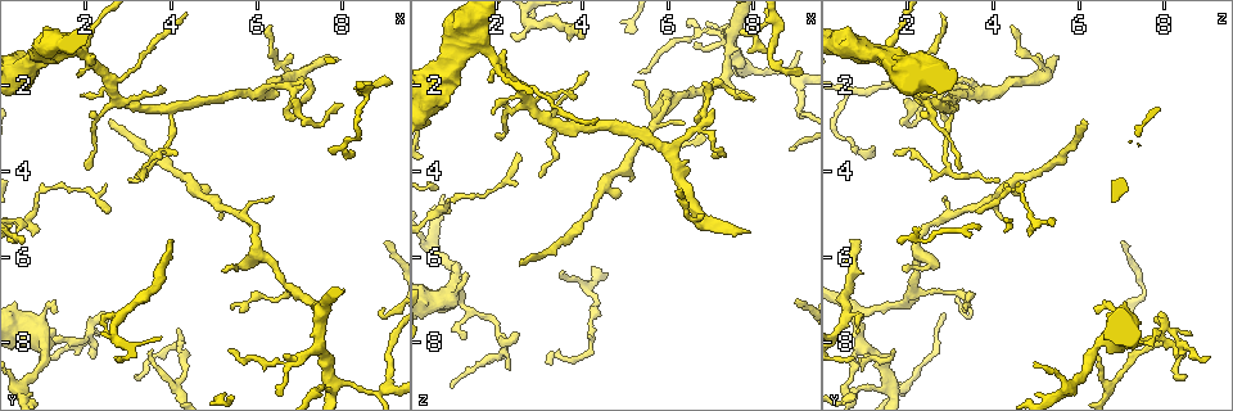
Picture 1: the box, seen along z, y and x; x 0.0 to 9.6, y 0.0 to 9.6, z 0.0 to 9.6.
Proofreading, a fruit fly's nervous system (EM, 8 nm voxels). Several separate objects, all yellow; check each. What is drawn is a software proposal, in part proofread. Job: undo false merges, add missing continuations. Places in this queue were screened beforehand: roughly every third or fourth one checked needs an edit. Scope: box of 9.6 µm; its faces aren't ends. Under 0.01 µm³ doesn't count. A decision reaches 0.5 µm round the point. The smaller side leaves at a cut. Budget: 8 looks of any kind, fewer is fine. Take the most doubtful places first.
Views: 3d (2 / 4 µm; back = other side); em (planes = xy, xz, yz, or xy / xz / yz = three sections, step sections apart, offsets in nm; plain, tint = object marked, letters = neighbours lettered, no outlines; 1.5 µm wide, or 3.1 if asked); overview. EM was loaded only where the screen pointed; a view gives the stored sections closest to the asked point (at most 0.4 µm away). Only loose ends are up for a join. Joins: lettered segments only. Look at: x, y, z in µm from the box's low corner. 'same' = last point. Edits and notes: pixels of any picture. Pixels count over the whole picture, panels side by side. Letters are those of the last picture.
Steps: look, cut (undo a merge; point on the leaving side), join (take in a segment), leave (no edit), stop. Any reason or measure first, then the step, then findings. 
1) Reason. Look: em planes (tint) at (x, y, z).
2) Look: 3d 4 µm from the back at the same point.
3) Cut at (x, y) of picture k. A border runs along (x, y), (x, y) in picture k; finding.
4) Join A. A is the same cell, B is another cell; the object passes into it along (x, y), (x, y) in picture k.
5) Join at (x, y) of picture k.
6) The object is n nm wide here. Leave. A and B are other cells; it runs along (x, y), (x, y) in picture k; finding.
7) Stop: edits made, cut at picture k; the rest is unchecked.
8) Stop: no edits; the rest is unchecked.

Free end. Look: 3d 4 µm at (7.90, 1.40, 5.45).

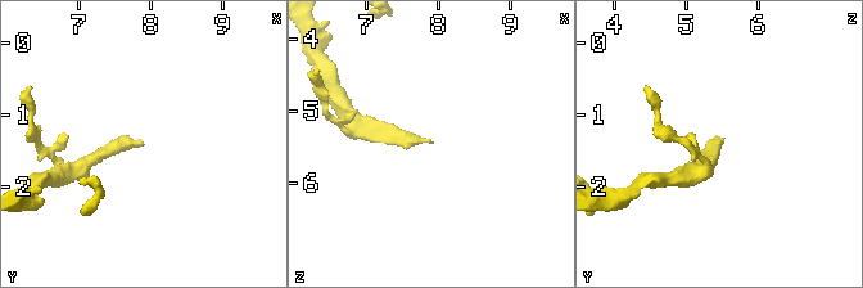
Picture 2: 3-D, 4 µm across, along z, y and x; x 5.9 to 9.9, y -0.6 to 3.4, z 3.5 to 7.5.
Look: em planes (letters) at (7.95, 1.40, 5.45).

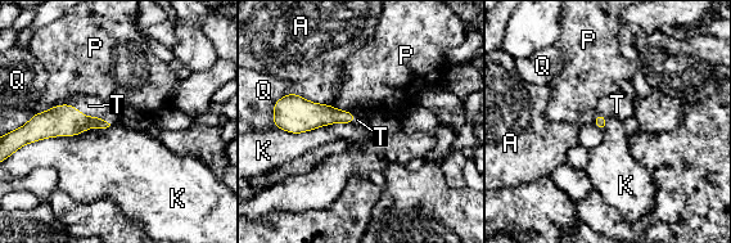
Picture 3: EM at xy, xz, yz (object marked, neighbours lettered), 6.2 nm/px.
Join T. T is the same cell, A, K, P and Q are other cells; the object passes into it along (64, 120), (91, 117), (89, 106) in picture 3; it goes on there.

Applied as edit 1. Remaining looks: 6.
Branch stops here. Look: 3d 4 µm at (1.90, 2.20, 2.60).

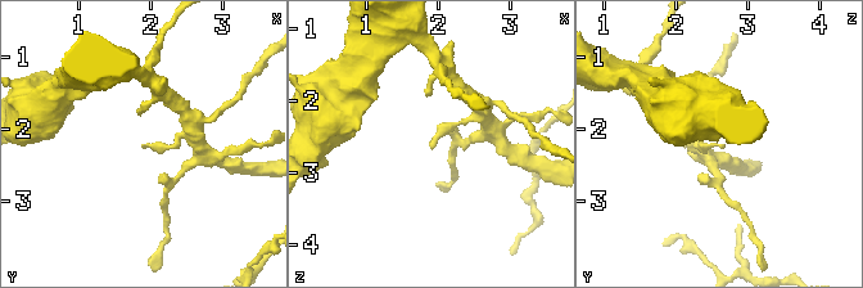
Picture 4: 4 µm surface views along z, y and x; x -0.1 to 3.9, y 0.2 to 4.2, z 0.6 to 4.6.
Look: em planes (plain) at (1.90, 2.25, 2.65).

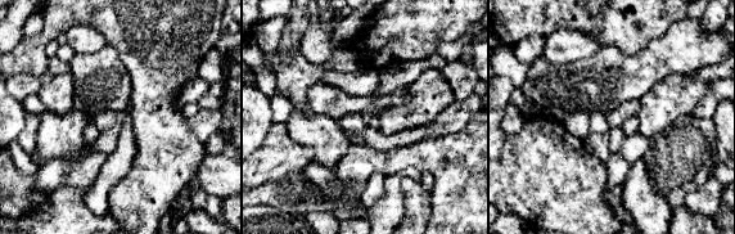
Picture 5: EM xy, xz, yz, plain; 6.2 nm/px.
See the neighbours. Look: em planes (letters) at the same point.

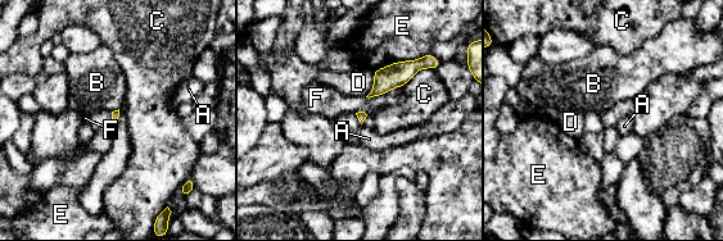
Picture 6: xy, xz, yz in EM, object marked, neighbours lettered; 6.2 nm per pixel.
Leave. A, B, C, D, E and F are other cells; a border runs along (397, 87), (369, 98), (365, 96) in picture 6; none of them fits.

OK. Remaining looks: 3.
Tapers out. Look: 3d 2 µm at (3.60, 8.15, 6.35).

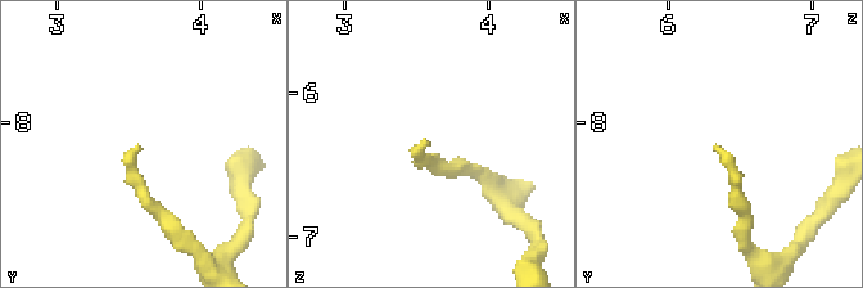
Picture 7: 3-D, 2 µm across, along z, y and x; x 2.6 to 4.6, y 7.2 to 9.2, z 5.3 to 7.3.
Look: em yz step 4 (letters) at (3.56, 8.20, 6.30).

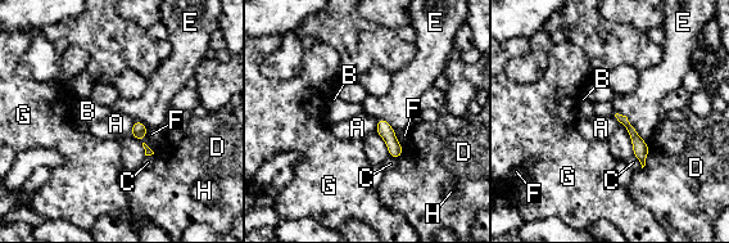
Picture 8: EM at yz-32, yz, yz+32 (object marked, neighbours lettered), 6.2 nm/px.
Cut it another way. Look: em planes (letters) at the same point.

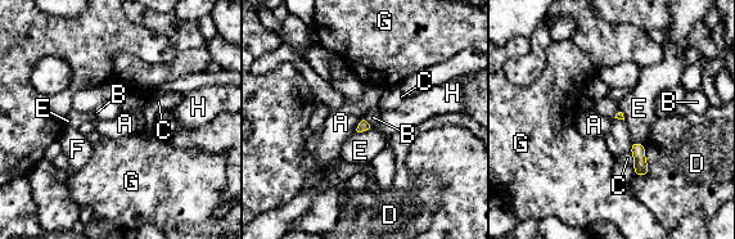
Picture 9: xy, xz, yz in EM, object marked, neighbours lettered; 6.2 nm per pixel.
The longest contact is with D, 200 nm. Leave. A, B, C, D, E, F, G and H are other cells; no lettered segment goes on from it.

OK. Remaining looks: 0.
Stop: edits made, join at picture 3; the rest is unchecked.

